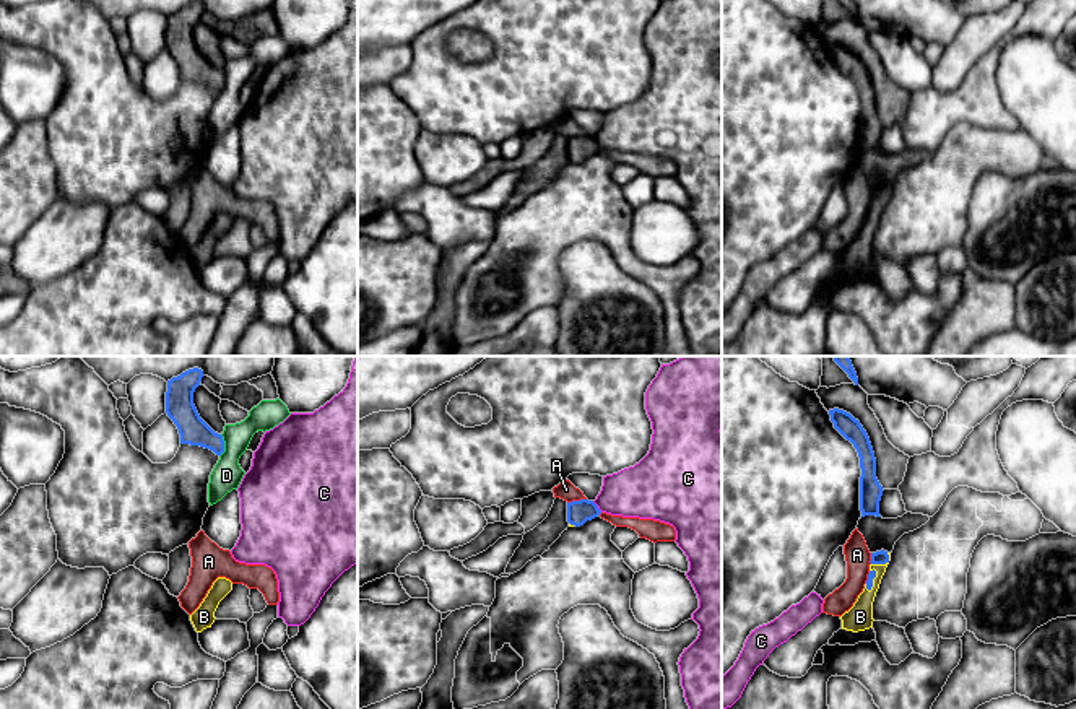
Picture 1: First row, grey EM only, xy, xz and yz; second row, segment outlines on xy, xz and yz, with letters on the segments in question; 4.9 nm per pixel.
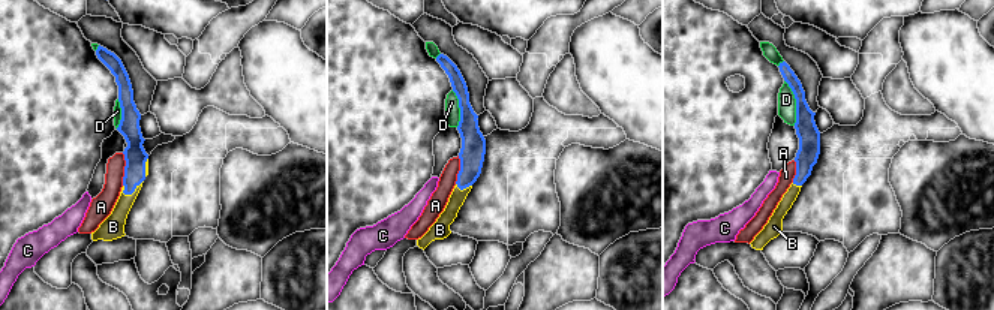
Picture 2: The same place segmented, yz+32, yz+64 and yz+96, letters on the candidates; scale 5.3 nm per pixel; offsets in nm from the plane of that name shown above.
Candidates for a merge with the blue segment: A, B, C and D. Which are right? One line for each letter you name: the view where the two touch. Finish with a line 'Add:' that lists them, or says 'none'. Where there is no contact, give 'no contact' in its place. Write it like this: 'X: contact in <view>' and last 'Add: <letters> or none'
B: contact in yz
Add: B

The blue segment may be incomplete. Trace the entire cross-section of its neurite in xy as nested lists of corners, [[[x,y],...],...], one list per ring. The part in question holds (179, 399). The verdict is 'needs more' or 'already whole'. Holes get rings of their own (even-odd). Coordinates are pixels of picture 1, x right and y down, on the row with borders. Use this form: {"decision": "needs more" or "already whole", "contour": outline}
{"decision": "already whole", "contour": [[[193,368],[167,381],[166,413],[179,429],[180,444],[200,446],[221,455],[224,452],[223,436],[200,418],[193,405],[193,392],[202,377],[203,371]]]}

